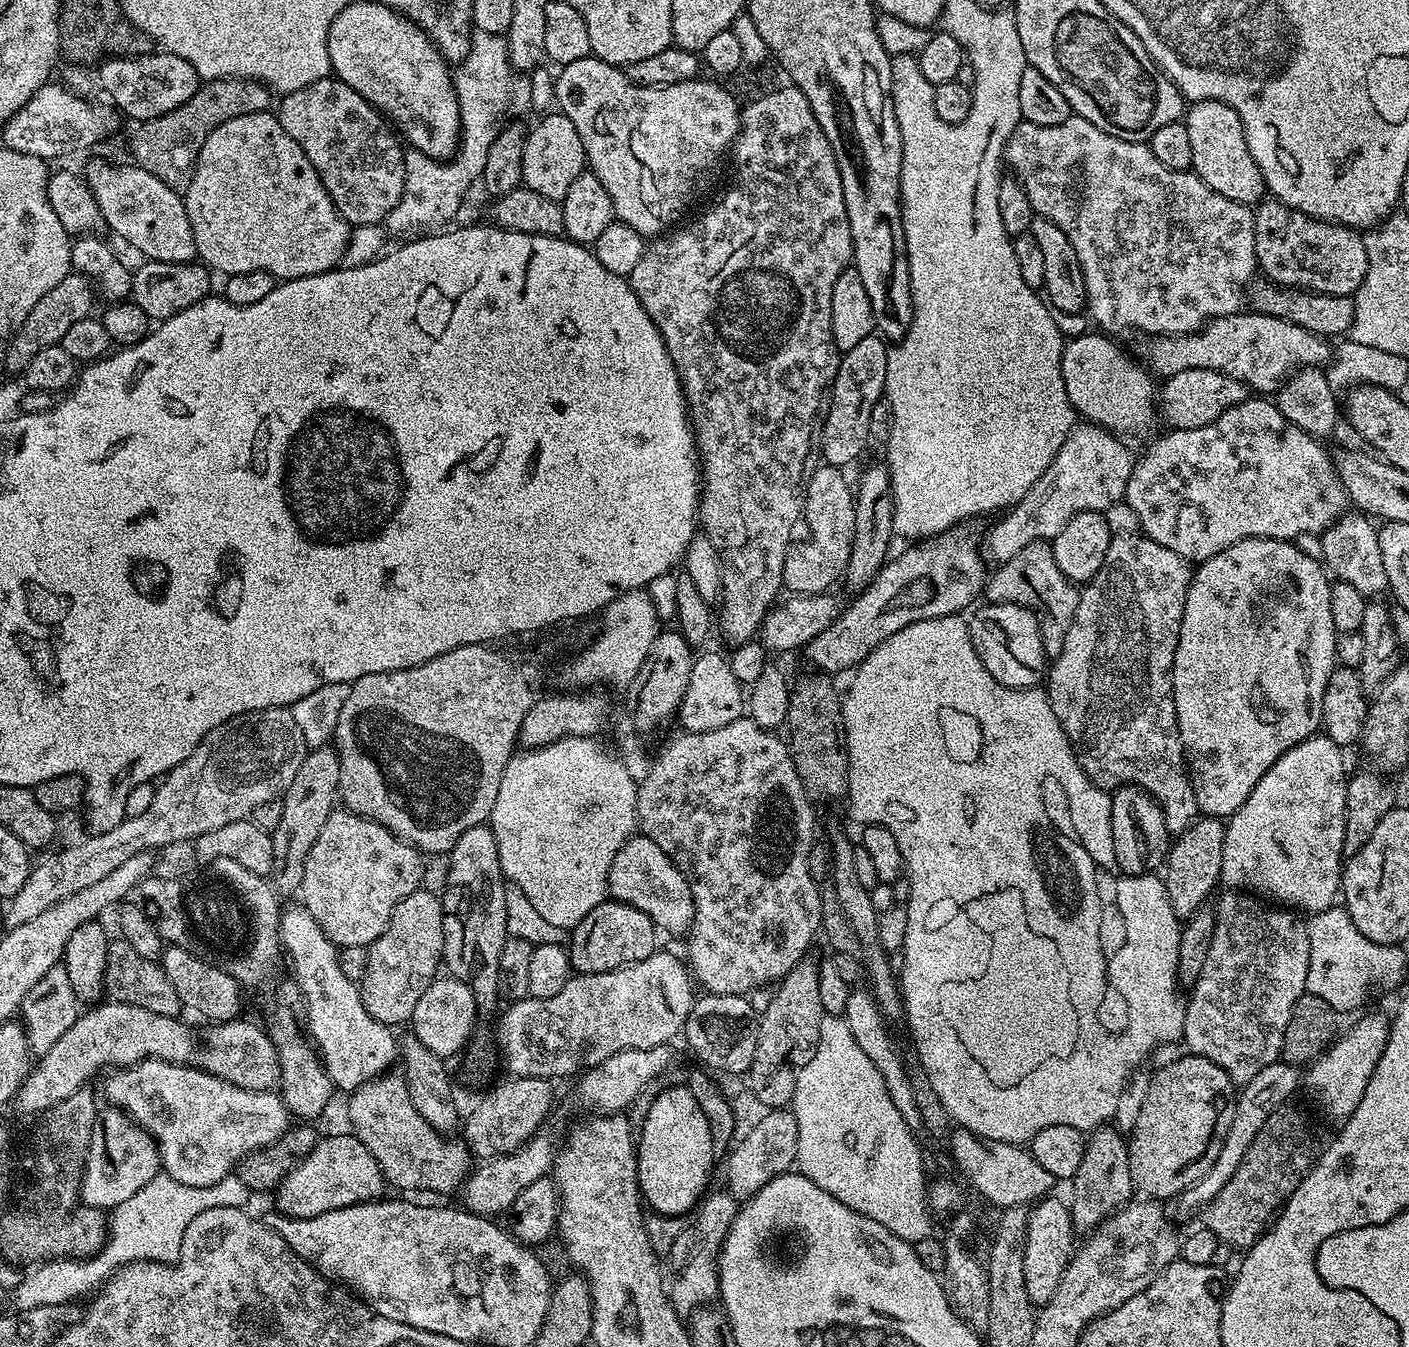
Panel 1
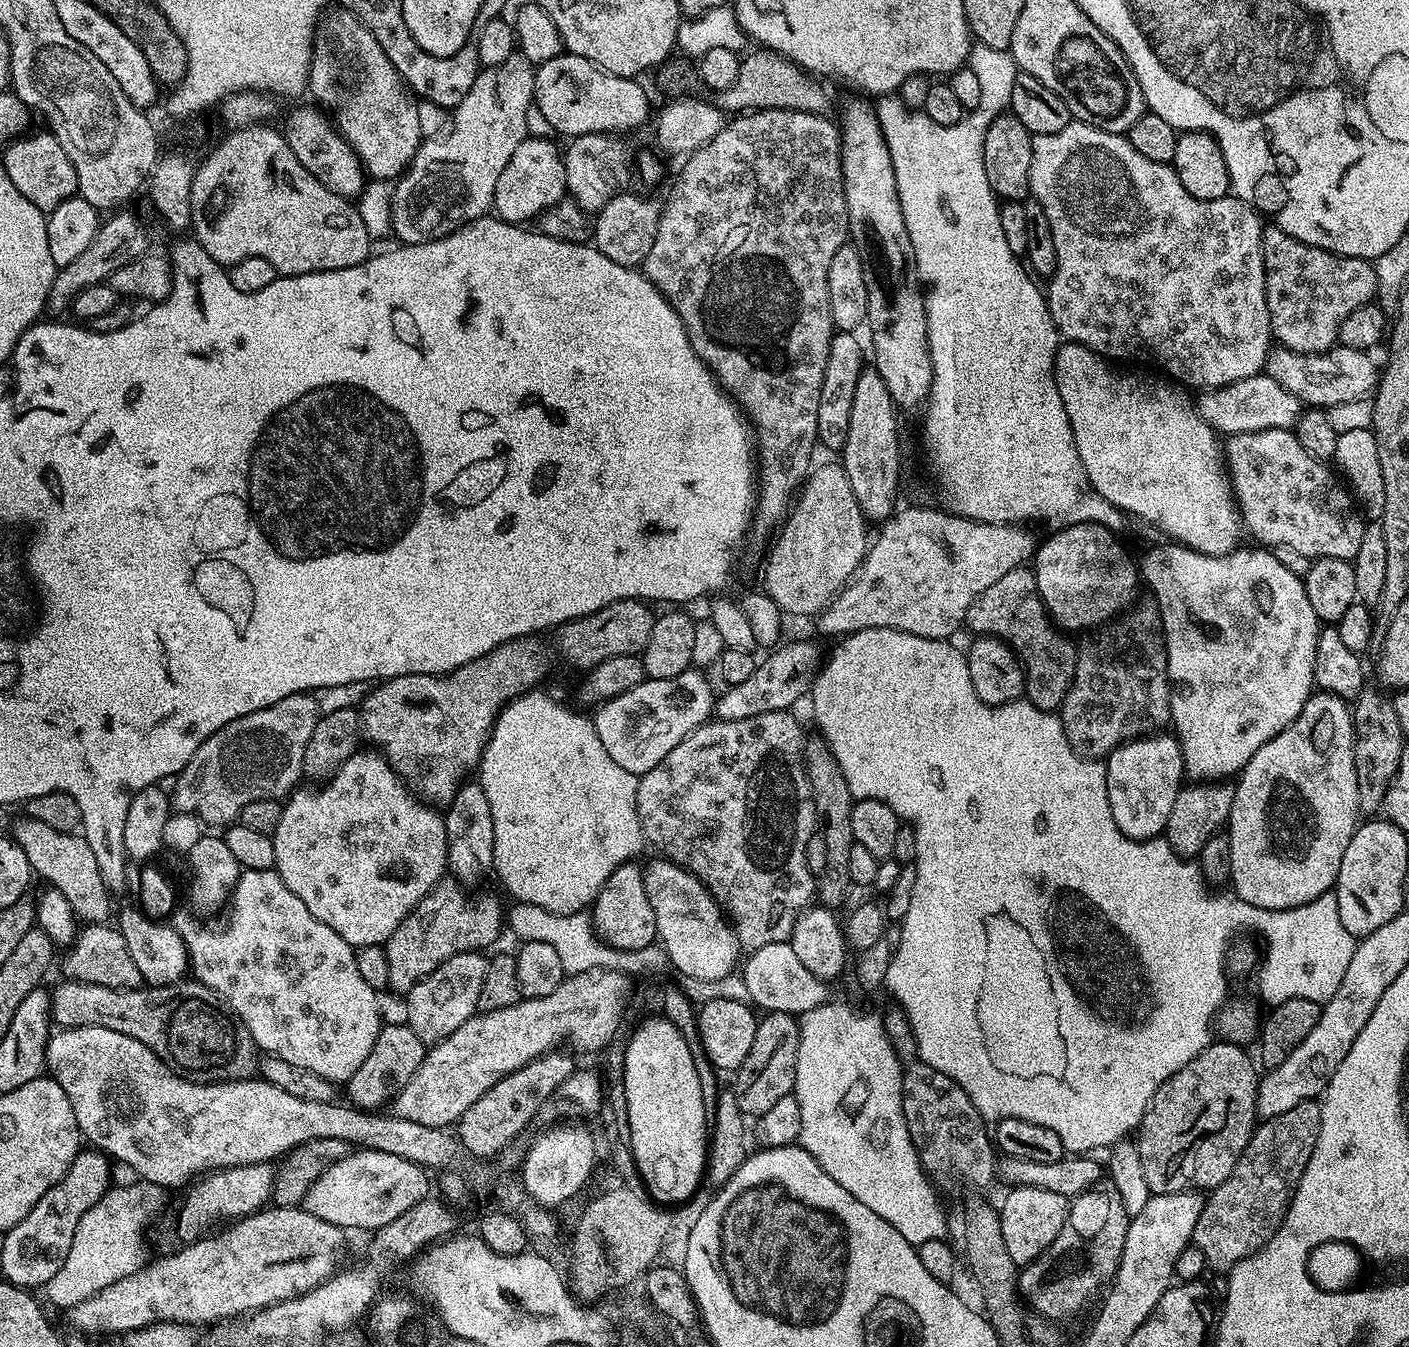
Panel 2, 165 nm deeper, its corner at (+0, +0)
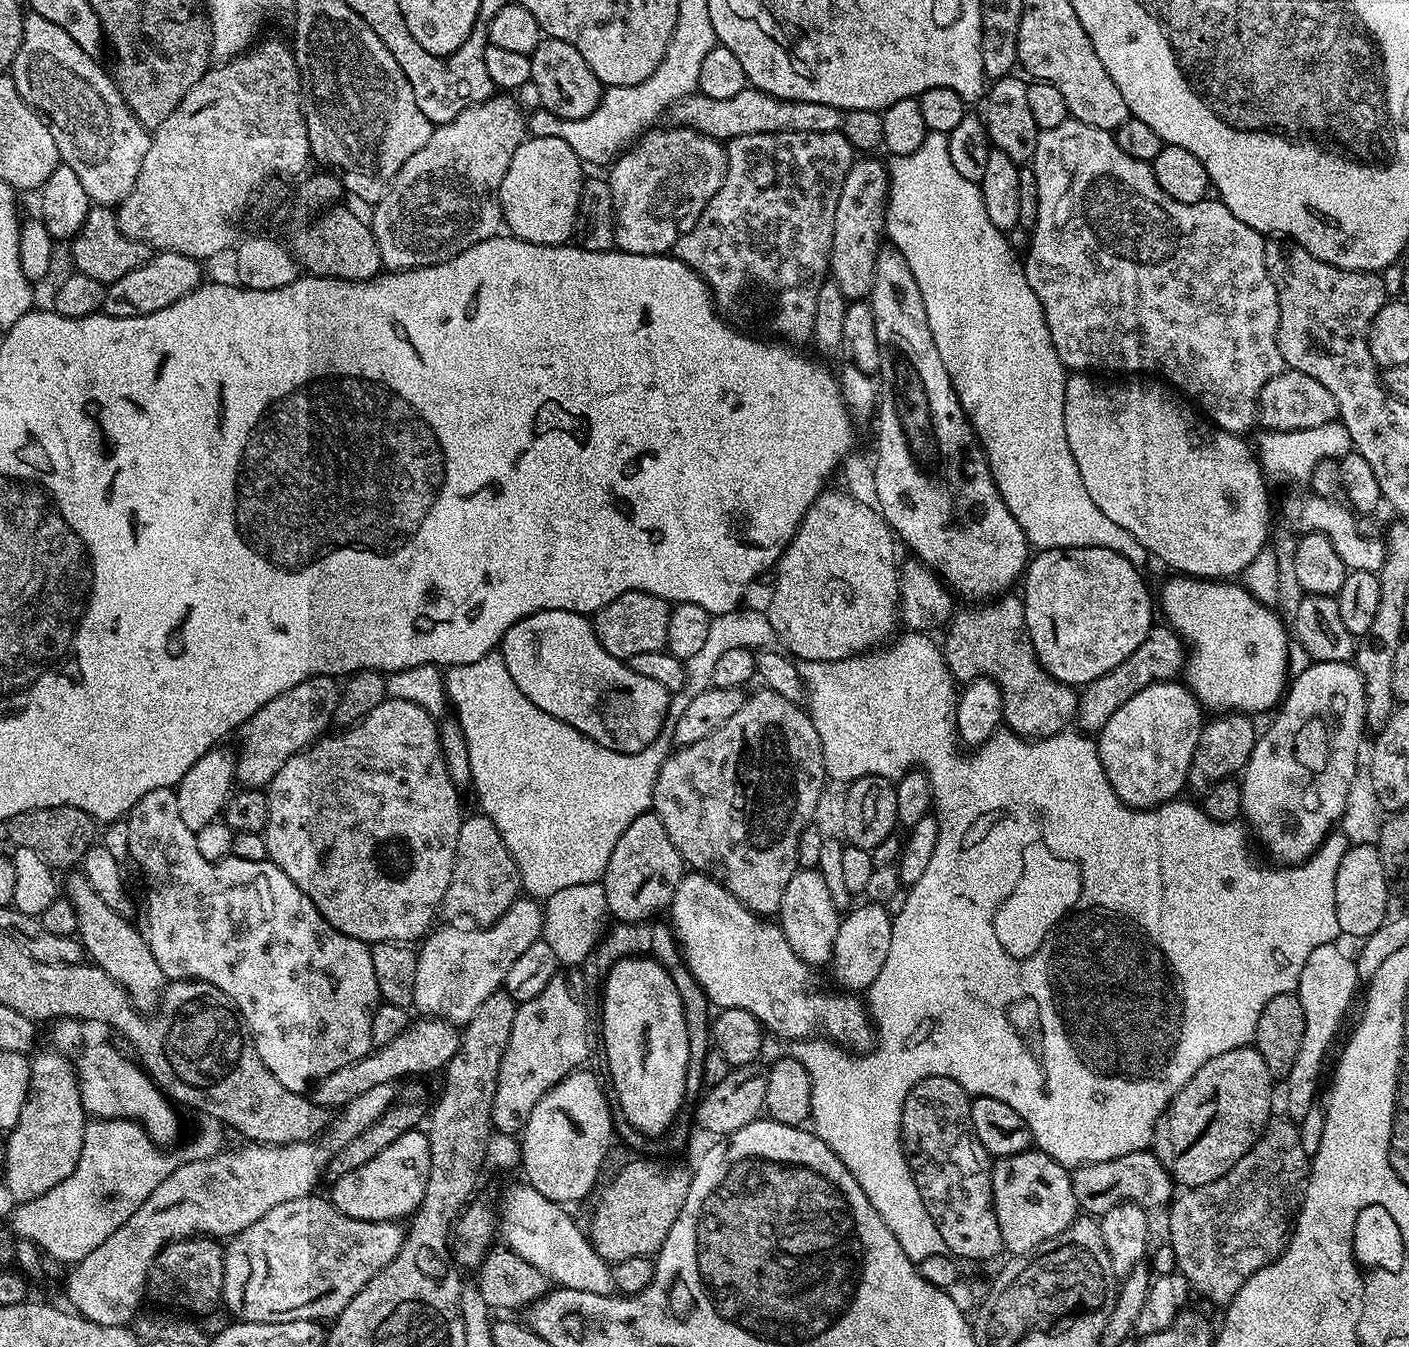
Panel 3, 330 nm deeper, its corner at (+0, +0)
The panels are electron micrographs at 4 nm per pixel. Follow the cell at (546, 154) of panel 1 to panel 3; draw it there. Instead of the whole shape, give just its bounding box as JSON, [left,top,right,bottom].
[500,135,585,244]

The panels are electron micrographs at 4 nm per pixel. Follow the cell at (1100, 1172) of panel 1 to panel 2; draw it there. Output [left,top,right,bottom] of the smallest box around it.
[1019,1178,1129,1322]

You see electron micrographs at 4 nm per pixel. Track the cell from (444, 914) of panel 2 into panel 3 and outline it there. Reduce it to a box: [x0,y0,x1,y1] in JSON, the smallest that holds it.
[442,814,522,926]

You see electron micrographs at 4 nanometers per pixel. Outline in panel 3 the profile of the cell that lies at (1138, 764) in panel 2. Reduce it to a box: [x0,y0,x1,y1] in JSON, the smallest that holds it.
[1096,680,1205,808]

